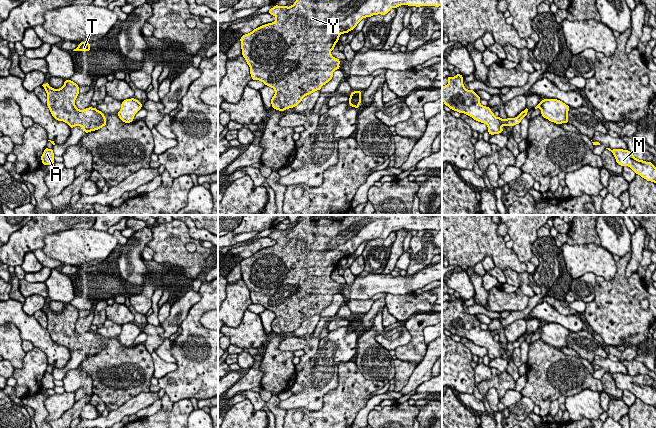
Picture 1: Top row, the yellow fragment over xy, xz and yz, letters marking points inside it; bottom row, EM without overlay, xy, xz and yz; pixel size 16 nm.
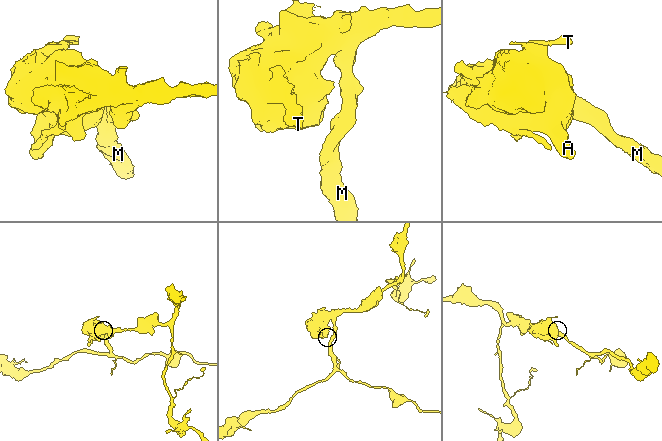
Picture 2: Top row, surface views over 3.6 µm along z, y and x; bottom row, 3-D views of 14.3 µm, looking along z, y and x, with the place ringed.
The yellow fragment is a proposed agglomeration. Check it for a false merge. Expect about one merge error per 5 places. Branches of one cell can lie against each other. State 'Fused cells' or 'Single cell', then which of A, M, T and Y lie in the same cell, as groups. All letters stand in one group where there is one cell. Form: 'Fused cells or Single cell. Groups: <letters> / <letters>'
Single cell. Groups: A M T Y

